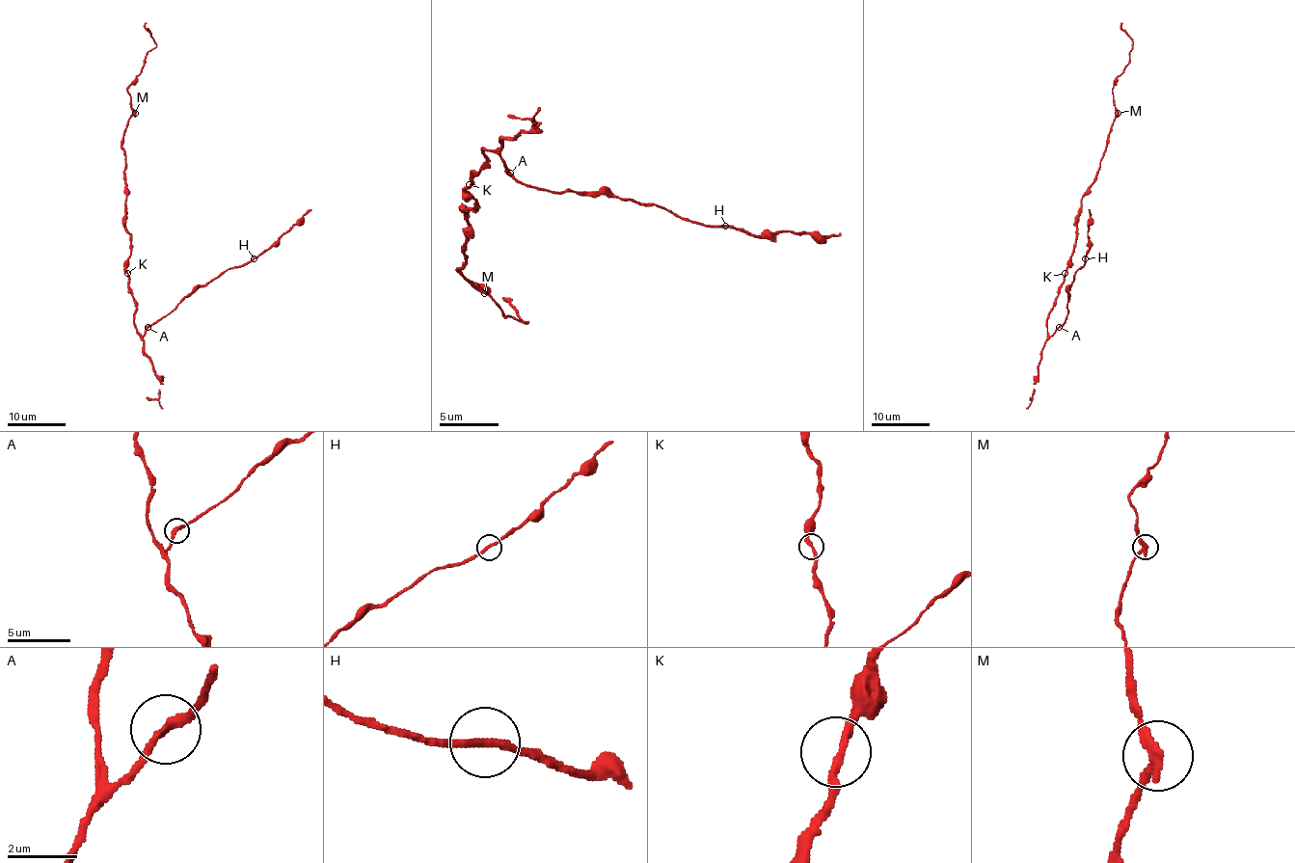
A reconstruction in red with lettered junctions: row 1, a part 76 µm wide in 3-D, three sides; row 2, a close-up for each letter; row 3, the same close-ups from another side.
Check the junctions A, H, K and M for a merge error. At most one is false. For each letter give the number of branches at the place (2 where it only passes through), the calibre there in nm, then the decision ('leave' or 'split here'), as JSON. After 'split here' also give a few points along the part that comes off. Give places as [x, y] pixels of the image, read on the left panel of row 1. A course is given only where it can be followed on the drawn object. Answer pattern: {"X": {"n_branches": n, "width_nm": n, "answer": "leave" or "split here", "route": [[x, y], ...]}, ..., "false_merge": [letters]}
{"A": {"n_branches": 2, "width_nm": 240, "answer": "leave"}, "H": {"n_branches": 2, "width_nm": 240, "answer": "leave"}, "K": {"n_branches": 2, "width_nm": 240, "answer": "leave"}, "M": {"n_branches": 2, "width_nm": 240, "answer": "split here", "route": [[134, 113], [127, 87], [140, 72], [146, 54], [156, 45], [145, 27], [146, 22]]}, "false_merge": ["M"]}

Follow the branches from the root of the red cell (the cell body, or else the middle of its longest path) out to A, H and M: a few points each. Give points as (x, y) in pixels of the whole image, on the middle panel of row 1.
A: (469, 187), (472, 178), (486, 164), (483, 149), (492, 149), (510, 173)
H: (469, 187), (486, 164), (483, 149), (492, 149), (530, 187), (607, 191), (725, 226)
M: (469, 187), (466, 191), (474, 200), (474, 208), (466, 208), (469, 240), (460, 270), (483, 293)

